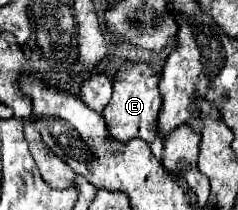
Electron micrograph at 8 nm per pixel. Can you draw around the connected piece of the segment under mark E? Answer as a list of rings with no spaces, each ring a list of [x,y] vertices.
[[[125,63],[113,81],[113,97],[103,111],[107,121],[109,135],[117,141],[129,141],[139,137],[147,143],[153,143],[159,137],[157,131],[157,117],[161,109],[161,95],[159,95],[159,75],[145,63]]]

